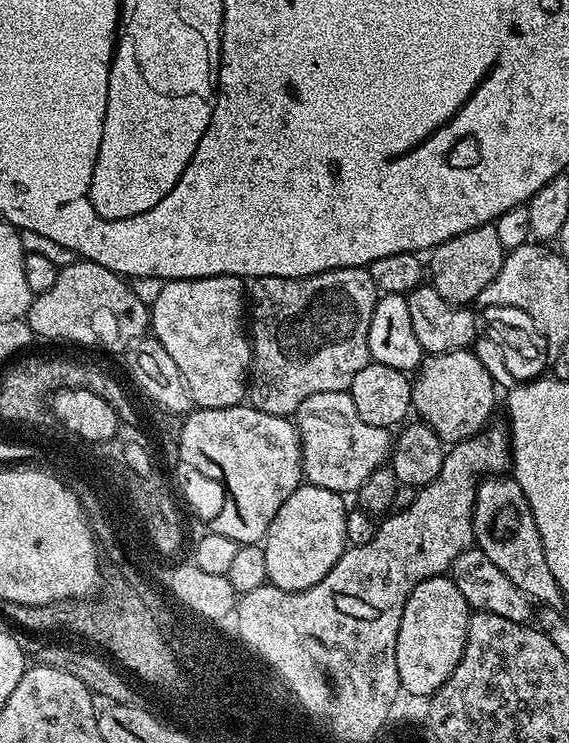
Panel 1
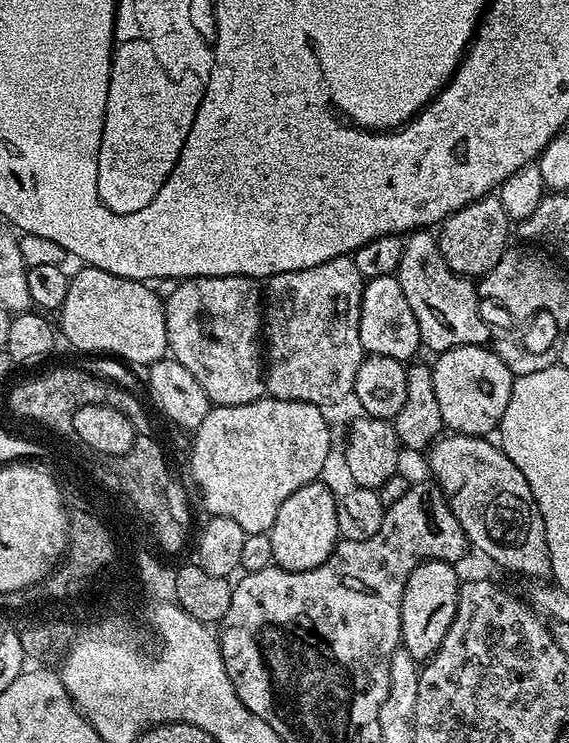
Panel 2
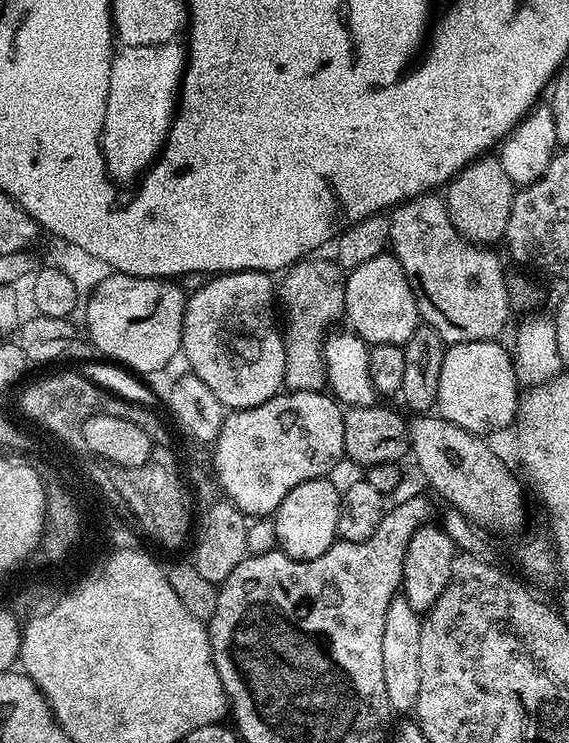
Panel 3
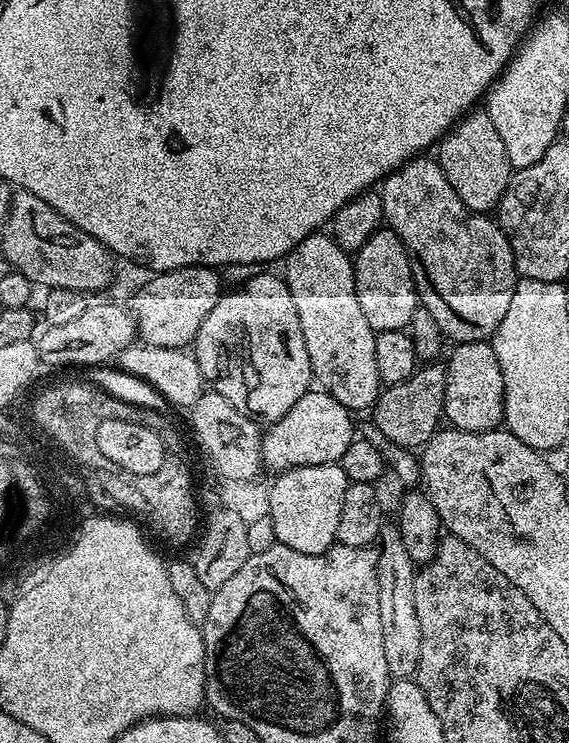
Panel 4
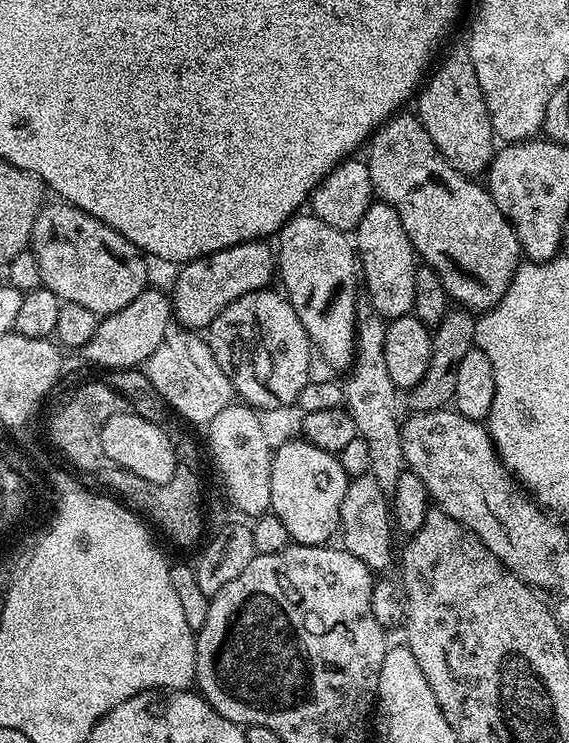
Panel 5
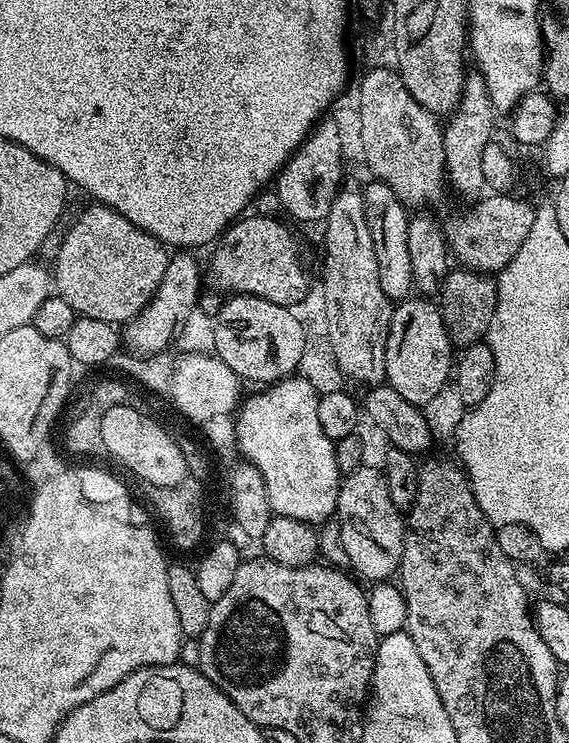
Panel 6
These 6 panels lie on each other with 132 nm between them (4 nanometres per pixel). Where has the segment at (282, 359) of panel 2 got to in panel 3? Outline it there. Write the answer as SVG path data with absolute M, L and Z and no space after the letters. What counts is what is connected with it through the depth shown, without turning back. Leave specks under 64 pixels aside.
M316 259L298 261L283 273L284 281L278 284L278 304L282 309L282 335L286 346L284 382L293 392L319 392L325 387L325 337L333 327L331 324L344 316L345 269L335 259Z

